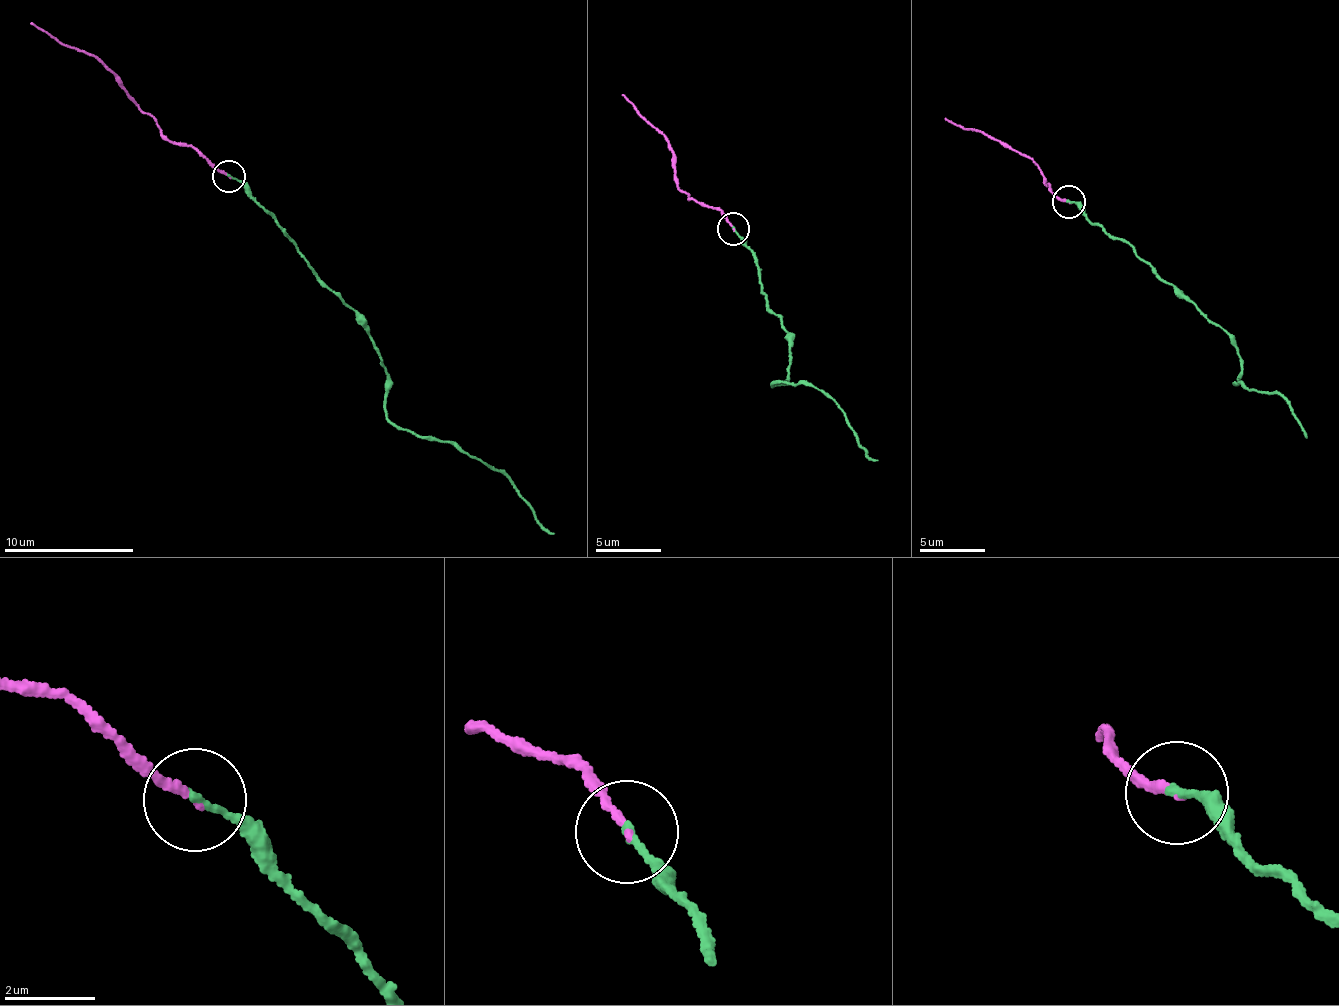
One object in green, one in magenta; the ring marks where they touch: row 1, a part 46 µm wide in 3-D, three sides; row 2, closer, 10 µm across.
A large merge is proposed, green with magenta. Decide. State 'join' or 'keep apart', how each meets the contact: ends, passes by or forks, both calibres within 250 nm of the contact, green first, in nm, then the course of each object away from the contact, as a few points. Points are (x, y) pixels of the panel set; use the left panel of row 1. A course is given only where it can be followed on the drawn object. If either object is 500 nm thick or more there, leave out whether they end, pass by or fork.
join; green ends; magenta ends; calibres 180 and 160 nm; course green (229, 175), (356, 313), (379, 355), (386, 417), (498, 468), (555, 532); course magenta (229, 175), (203, 155), (176, 145), (136, 106), (101, 64), (29, 24)

